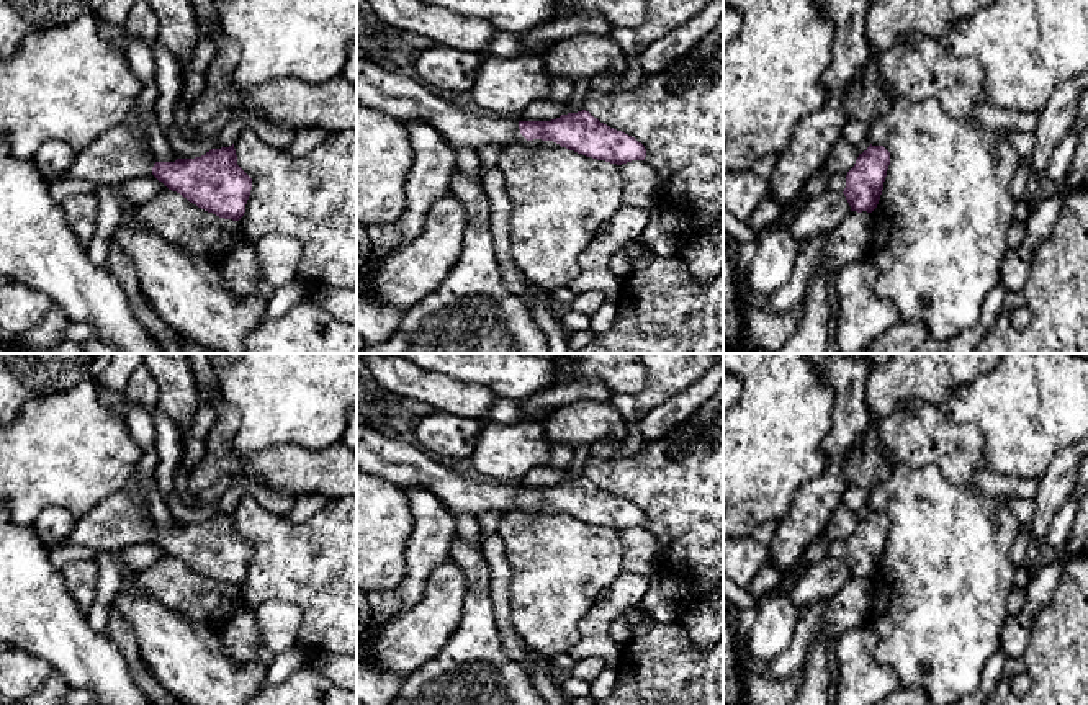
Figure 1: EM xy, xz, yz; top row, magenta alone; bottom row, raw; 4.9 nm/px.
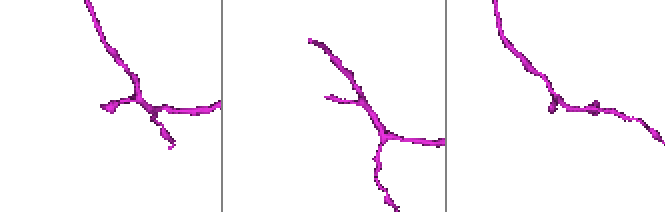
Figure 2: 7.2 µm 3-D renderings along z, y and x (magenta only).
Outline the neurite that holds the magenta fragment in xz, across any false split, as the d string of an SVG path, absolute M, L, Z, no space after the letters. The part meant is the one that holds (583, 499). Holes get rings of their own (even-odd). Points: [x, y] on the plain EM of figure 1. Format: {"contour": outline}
{"contour": "M357 424L357 468L402 489L427 487L450 512L561 512L617 532L646 523L641 509L600 489L586 476L551 487L489 486L445 468L407 442L386 437L375 425Z"}

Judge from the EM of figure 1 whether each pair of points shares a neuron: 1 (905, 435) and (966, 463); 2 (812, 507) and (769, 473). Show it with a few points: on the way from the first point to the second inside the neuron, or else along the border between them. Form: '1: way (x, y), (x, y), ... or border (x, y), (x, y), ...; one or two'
1: way (920, 435), (935, 437), (951, 449); one
2: border (823, 467), (795, 496), (794, 506), (779, 522); two

